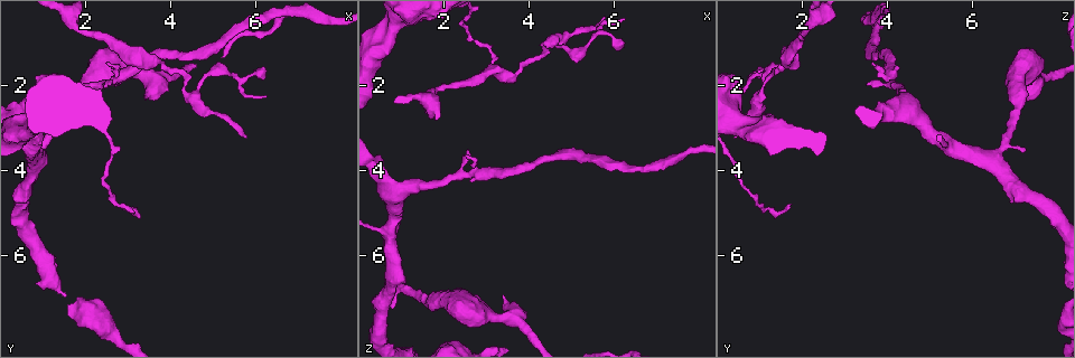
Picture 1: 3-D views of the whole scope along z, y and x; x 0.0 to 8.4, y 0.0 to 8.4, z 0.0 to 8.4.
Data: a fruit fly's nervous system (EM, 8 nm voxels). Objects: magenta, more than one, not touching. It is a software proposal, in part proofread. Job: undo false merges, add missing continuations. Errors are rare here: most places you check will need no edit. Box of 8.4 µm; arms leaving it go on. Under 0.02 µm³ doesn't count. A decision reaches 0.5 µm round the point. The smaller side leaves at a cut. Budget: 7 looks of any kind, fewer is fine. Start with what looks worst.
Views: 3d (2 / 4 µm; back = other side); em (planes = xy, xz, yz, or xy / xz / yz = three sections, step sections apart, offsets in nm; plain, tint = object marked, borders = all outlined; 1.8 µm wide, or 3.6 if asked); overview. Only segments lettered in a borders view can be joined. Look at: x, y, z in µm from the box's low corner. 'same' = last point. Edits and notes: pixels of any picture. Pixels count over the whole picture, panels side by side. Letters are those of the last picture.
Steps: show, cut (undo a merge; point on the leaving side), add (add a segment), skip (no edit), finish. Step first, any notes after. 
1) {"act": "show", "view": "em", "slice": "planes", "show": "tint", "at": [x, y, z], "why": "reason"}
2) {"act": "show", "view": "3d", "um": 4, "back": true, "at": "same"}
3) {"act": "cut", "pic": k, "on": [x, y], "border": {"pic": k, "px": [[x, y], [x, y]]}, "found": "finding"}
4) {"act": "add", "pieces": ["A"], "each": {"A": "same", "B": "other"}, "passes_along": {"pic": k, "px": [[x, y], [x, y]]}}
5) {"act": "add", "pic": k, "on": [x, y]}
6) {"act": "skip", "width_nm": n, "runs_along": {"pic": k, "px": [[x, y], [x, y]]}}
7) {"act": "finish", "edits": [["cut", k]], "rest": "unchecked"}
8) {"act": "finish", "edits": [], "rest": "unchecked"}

{"act": "show", "view": "3d", "um": 2, "at": [6.15, 1.55, 0.95], "why": "thin end"}

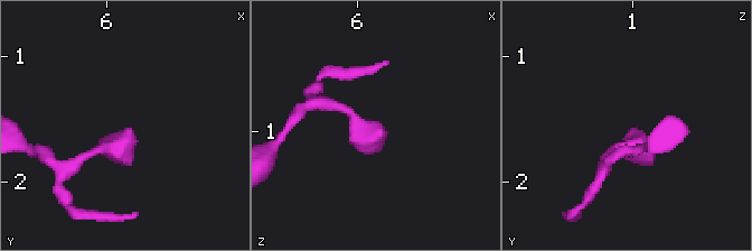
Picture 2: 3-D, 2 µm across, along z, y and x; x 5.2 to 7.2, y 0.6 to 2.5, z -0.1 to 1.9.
{"act": "show", "view": "em", "slice": "xy", "step": 4, "show": "tint", "at": [6.18, 1.56, 0.98], "why": "now the EM"}

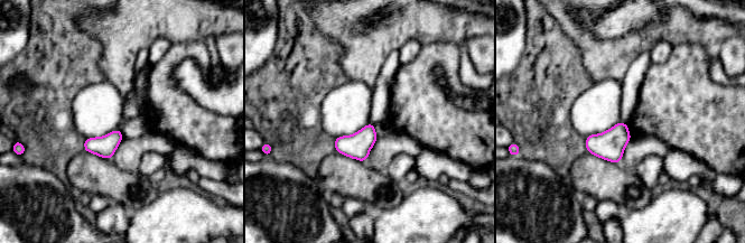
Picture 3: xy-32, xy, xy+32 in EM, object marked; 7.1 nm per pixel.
{"act": "show", "view": "em", "slice": "xy", "step": 4, "show": "borders", "at": "same"}

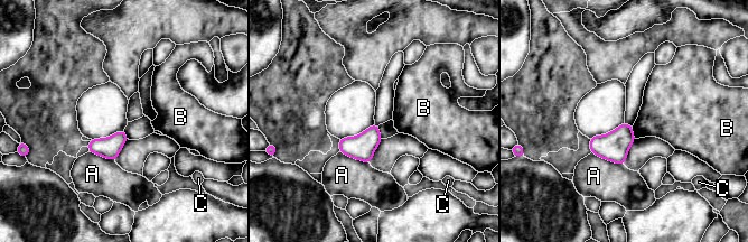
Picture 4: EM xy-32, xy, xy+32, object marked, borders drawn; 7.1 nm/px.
{"act": "skip", "each": {"A": "other", "B": "other", "C": "other"}, "border": {"pic": 4, "px": [[632, 127], [632, 132], [636, 138]]}, "found": "no lettered segment goes on from it"}

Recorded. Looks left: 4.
{"act": "show", "view": "em", "slice": "yz", "step": 8, "show": "tint", "at": [2.55, 2.00, 3.55], "why": "an open end"}

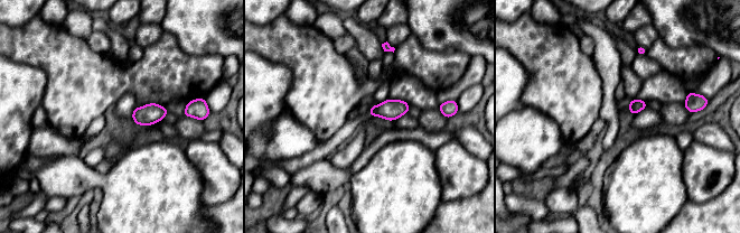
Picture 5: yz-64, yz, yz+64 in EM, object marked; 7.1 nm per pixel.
{"act": "show", "view": "em", "slice": "yz", "step": 8, "show": "borders", "at": "same"}

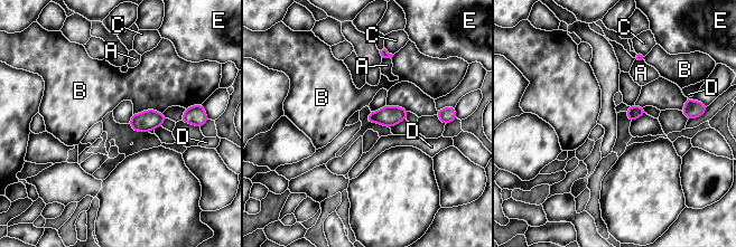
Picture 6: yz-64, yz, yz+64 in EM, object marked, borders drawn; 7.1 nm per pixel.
{"act": "skip", "longest_contact_nm": ["B", 200], "each": {"A": "other", "B": "other", "C": "other", "D": "other", "E": "other"}, "border": {"pic": 6, "px": [[161, 112], [145, 110], [133, 114]]}, "found": "none of them fits"}

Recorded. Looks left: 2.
{"act": "show", "view": "em", "um": 3.6, "slice": "xz", "step": 16, "show": "borders", "at": [0.75, 2.95, 0.65], "why": "narrows sharply"}

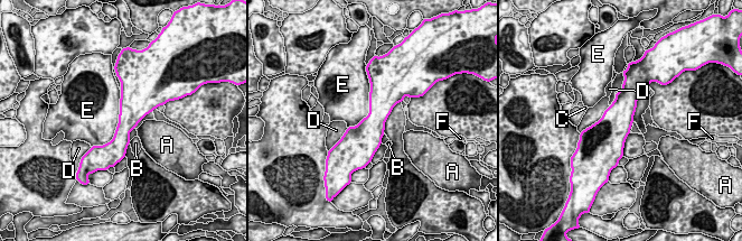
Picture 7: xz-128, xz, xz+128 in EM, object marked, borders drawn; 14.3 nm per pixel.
{"act": "skip", "width_nm": 300, "each": {"A": "other", "B": "other", "C": "other", "D": "other", "E": "other", "F": "other"}, "border": {"pic": 7, "px": [[121, 90], [114, 136], [97, 147]]}, "found": "all the same cell"}

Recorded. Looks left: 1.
{"act": "finish", "edits": [], "rest": "unchecked"}

